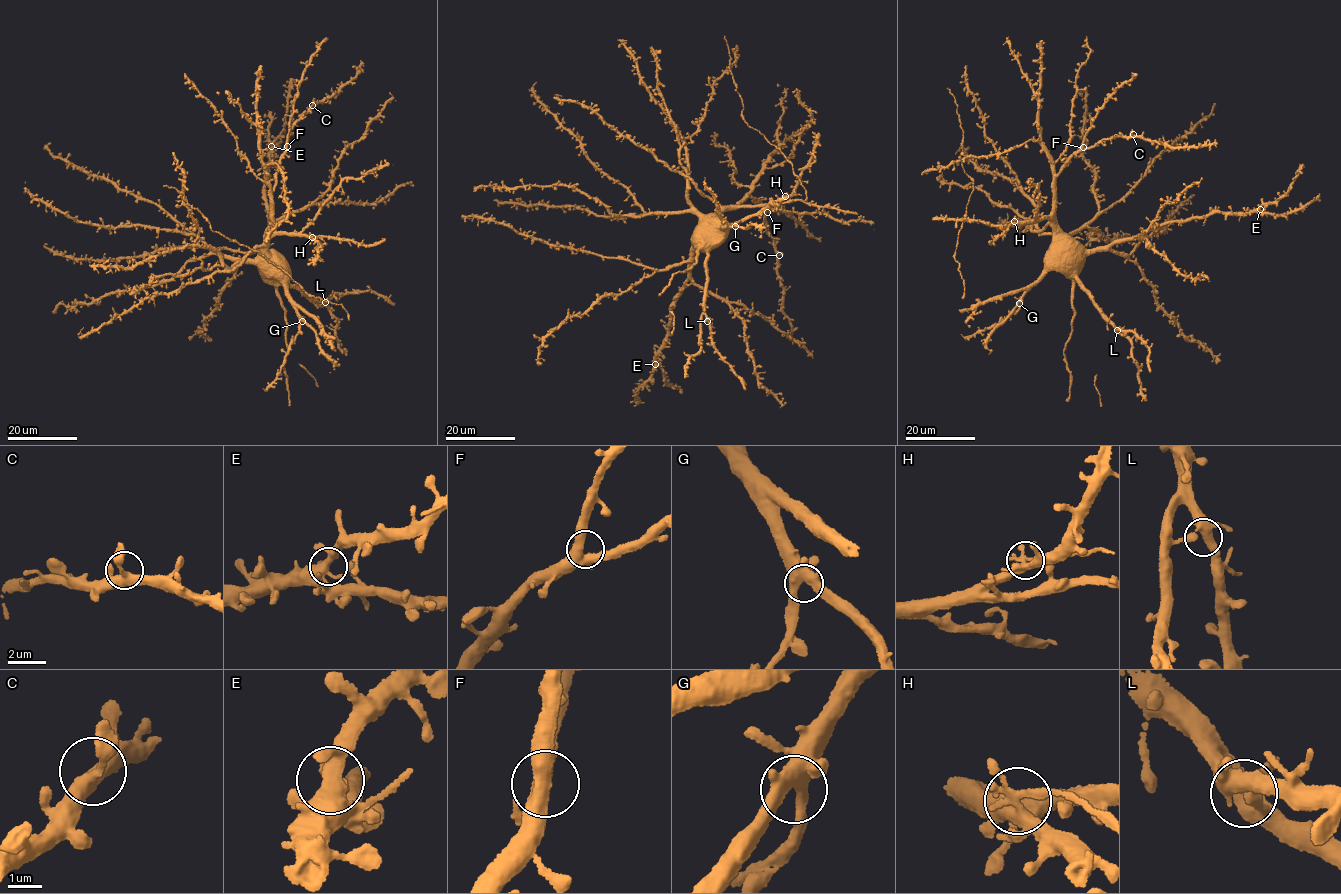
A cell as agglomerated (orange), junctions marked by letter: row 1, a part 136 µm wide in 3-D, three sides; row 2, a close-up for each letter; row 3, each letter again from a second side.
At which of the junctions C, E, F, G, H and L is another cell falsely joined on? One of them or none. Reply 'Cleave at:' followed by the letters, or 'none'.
Cleave at: H

